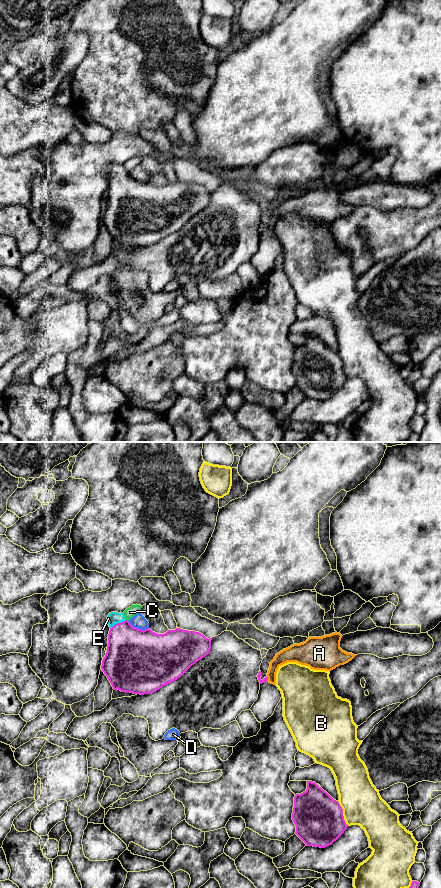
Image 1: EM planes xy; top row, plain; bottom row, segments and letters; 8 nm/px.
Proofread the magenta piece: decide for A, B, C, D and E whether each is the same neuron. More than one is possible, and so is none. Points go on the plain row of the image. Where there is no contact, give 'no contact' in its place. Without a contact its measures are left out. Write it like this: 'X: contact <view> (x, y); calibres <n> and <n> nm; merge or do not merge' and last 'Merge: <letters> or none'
A: contact xy (267, 231); calibres 40 and 110 nm; do not merge
B: contact xy (342, 365); calibres 400 and 320 nm; do not merge
C: contact xy (127, 172); calibres 380 and 90 nm; do not merge
D: contact xy (137, 180); calibres 480 and 110 nm; do not merge
E: contact xy (117, 175); calibres 380 and 100 nm; merge
Merge: E

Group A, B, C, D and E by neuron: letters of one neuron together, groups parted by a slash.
A / B / C / D / E

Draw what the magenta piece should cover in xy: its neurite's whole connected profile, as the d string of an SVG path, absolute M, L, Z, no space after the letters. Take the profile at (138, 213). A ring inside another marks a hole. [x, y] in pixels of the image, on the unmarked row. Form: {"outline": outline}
{"outline": "M111 164L108 169L110 183L101 221L114 242L133 246L154 245L180 230L192 217L209 206L211 192L195 183L176 180L164 186L151 181L133 179L123 165Z"}

